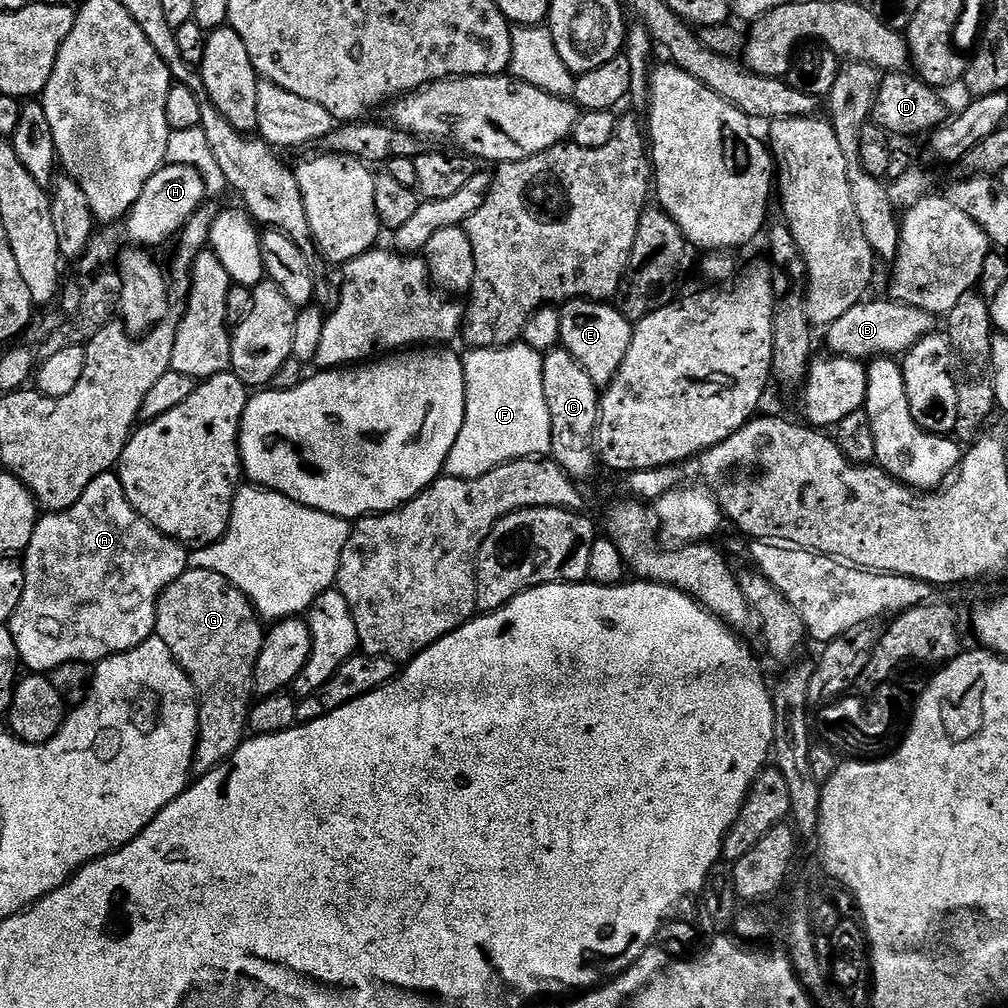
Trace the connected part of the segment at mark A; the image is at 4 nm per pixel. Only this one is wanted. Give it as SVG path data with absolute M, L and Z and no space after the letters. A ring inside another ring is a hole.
M110 471L94 478L94 482L86 486L82 498L78 498L78 502L74 502L74 506L70 506L65 512L49 512L37 519L36 529L30 538L30 546L22 553L22 563L24 566L22 602L18 602L18 610L14 610L12 619L7 621L7 625L12 631L14 646L20 655L20 664L28 667L29 673L48 674L64 663L99 662L110 656L116 656L119 652L129 652L142 642L153 639L156 631L156 603L159 602L160 595L171 586L173 580L177 580L181 574L188 571L190 556L180 541L162 535L149 520L144 520L136 514L122 490L119 475L115 471Z

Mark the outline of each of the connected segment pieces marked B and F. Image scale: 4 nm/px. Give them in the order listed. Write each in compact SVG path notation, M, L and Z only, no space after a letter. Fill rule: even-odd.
M891 298L855 304L838 322L827 325L829 353L848 356L851 360L867 361L869 358L896 358L908 352L923 336L937 331L937 317L921 308L911 308Z
M517 342L505 348L472 348L463 353L466 406L462 430L444 463L444 472L454 478L473 480L511 460L544 458L552 451L550 406L542 382L544 356L528 344Z

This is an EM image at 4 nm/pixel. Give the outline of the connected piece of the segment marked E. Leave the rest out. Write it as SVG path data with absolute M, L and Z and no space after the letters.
M569 300L560 308L562 330L559 347L565 348L584 367L597 386L611 384L632 341L633 321L628 321L618 309L610 305L598 300Z

